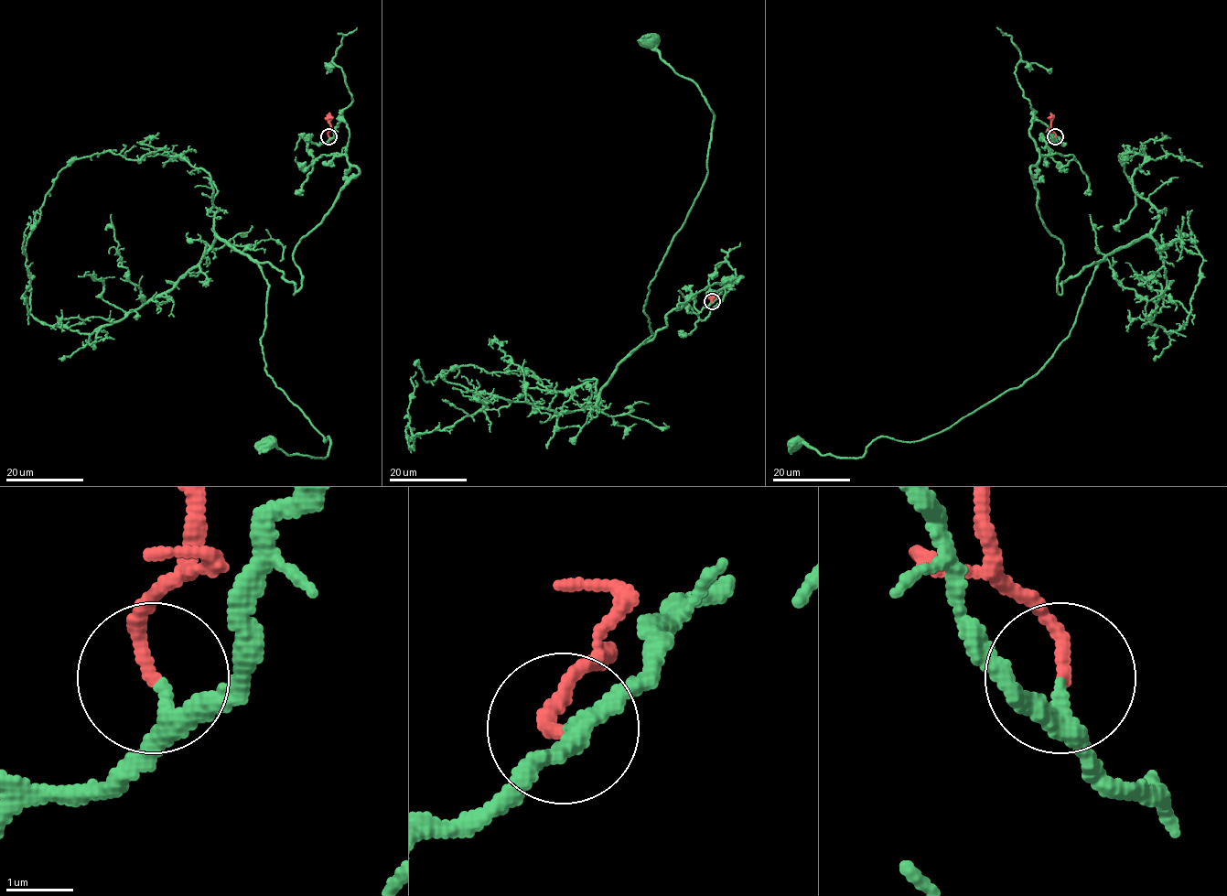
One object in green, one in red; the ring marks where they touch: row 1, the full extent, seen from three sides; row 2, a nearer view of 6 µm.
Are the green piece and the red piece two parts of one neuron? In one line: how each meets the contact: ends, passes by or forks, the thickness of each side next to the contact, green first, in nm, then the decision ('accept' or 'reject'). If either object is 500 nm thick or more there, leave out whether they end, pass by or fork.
green passes by; red ends there; 240 nm thick on the green side, 190 nm on the other; accept

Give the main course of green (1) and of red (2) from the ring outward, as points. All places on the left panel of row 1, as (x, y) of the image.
1: (328, 136), (345, 122), (359, 173), (297, 244), (301, 286), (258, 264), (266, 373), (329, 452), (264, 441)
2: (328, 136), (329, 113)

